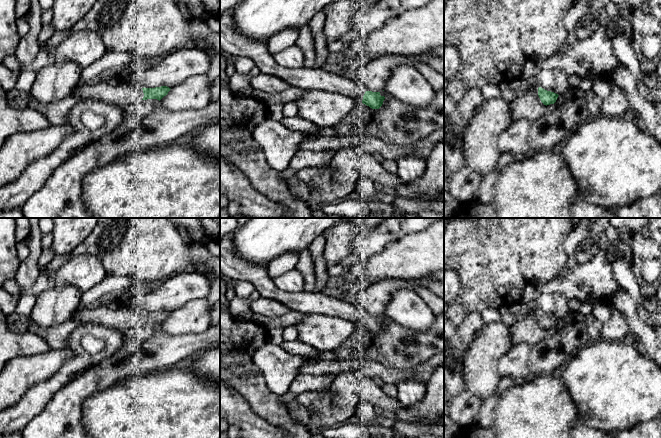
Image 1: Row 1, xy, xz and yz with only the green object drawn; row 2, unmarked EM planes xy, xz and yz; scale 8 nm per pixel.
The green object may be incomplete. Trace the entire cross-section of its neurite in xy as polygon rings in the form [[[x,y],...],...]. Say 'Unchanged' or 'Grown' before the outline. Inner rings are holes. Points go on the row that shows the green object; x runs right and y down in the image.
Grown. [[[104,81],[95,85],[75,87],[72,94],[76,97],[77,102],[81,100],[99,100],[100,102],[112,103],[125,109],[142,100],[157,99],[160,101],[168,94],[170,89],[167,86],[139,88],[121,84],[113,85]]]

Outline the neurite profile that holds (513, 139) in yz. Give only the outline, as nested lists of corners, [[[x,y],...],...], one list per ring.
[[[526,119],[512,120],[509,126],[498,136],[497,148],[500,153],[511,152],[516,157],[530,153],[526,141],[531,123]]]

